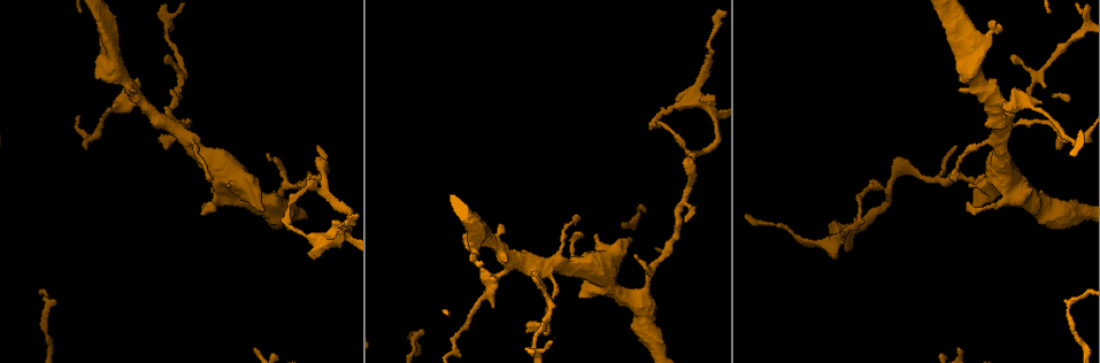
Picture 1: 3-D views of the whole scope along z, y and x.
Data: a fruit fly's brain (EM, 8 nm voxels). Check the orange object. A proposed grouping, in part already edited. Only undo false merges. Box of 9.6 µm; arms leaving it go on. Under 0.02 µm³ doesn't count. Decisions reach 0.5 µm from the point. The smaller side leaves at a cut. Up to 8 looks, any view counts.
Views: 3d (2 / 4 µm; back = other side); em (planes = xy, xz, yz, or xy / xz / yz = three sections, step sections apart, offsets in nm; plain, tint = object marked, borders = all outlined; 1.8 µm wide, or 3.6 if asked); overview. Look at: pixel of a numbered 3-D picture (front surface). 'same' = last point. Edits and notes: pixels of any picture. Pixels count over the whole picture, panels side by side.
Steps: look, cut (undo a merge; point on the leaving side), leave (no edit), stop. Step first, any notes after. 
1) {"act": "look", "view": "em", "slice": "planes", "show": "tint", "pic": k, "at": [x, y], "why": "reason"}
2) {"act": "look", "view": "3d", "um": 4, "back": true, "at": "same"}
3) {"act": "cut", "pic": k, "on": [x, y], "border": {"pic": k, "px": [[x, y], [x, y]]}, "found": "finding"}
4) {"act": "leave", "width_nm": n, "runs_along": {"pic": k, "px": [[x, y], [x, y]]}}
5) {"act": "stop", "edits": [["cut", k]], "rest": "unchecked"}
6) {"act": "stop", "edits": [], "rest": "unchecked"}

{"act": "look", "view": "3d", "um": 2, "pic": 1, "at": [324, 188], "why": "branch point"}

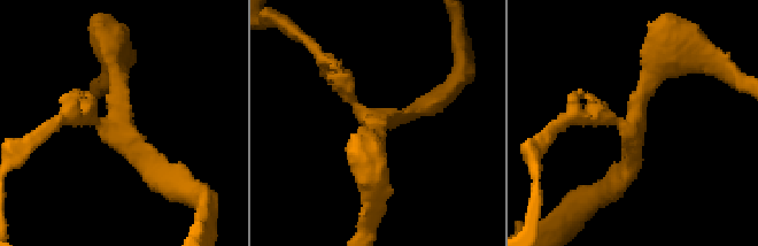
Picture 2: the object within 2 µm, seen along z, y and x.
{"act": "look", "view": "em", "slice": "planes", "show": "tint", "pic": 2, "at": [122, 118]}

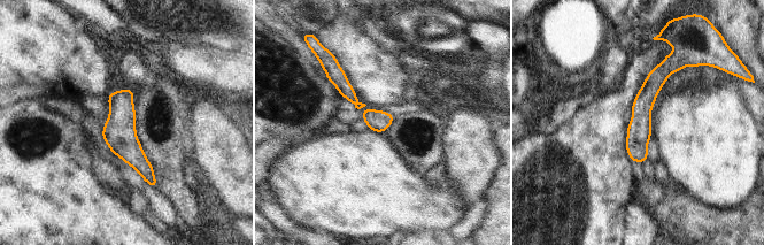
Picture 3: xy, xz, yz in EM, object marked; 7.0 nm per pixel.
{"act": "leave", "width_nm": 160, "runs_along": {"pic": 3, "px": [[676, 62], [643, 101], [634, 159]]}, "found": "continuous, no second cell"}

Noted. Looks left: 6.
{"act": "look", "view": "3d", "um": 4, "pic": 1, "at": [1032, 203], "why": "sharp bend"}

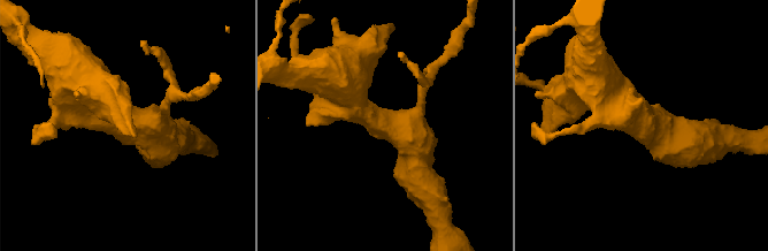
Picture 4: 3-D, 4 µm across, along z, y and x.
{"act": "look", "view": "em", "um": 3.6, "slice": "planes", "show": "borders", "pic": 4, "at": [145, 122]}

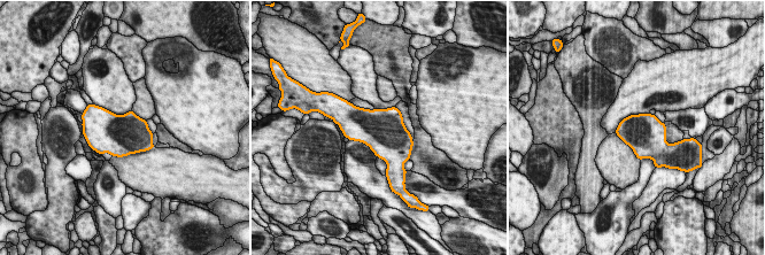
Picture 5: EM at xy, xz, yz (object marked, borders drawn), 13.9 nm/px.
{"act": "leave", "arms": 3, "found": "one cell here"}

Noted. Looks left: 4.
{"act": "look", "view": "em", "slice": "planes", "show": "tint", "pic": 1, "at": [539, 265]}

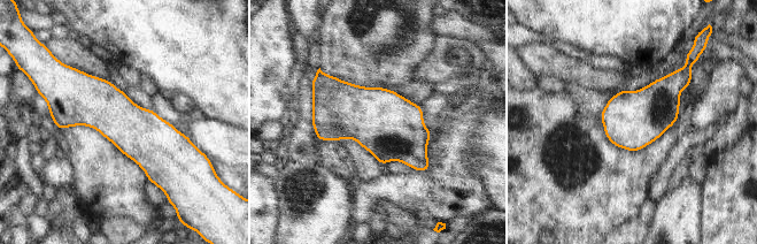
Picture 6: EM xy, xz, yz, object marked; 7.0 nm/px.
{"act": "leave", "found": "continuous, no second cell"}

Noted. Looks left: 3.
{"act": "stop", "edits": [], "rest": "unchecked"}

